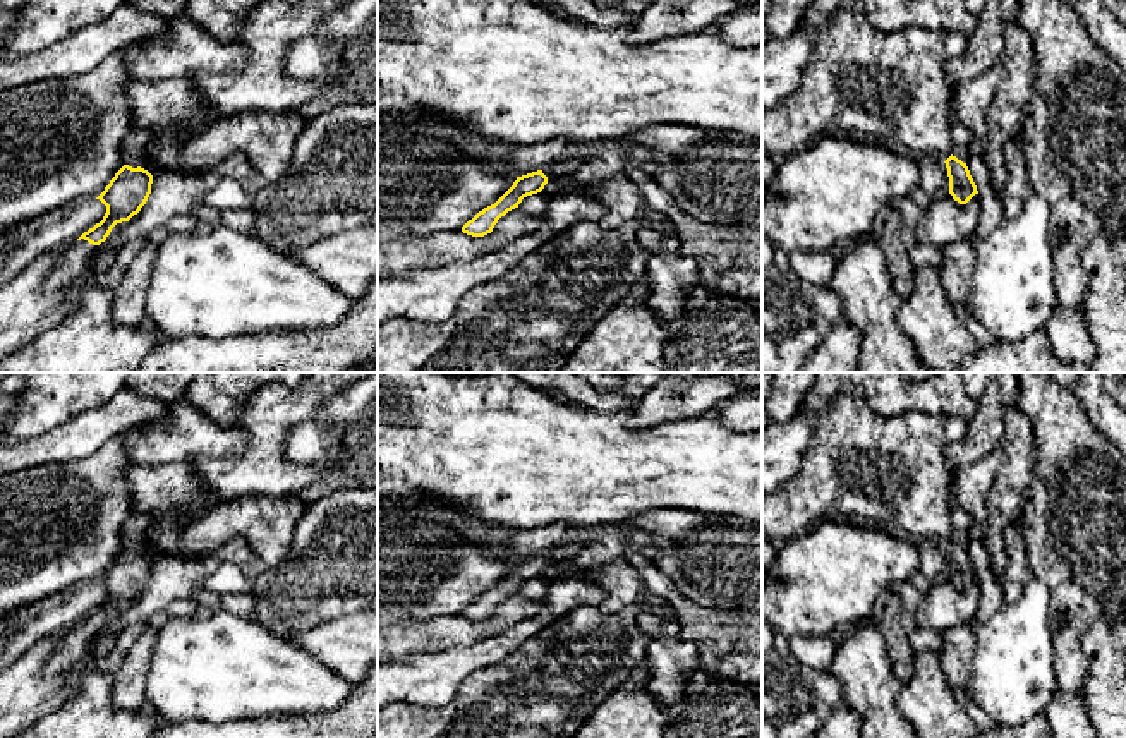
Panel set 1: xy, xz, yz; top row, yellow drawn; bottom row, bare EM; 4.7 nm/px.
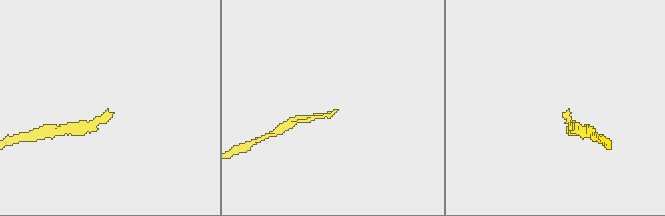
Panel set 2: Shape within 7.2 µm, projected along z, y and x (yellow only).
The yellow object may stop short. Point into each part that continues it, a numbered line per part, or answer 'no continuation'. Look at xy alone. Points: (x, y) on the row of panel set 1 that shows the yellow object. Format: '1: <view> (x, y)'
1: xy (136, 145)
2: xy (74, 261)

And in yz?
1: yz (962, 138)

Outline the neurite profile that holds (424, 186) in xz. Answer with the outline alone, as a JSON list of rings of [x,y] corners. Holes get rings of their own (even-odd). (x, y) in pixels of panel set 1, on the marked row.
[[[409,115],[378,124],[378,245],[462,230],[517,180],[417,129]]]

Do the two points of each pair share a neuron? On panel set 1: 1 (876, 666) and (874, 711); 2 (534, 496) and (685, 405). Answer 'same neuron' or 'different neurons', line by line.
1: same neuron
2: different neurons

